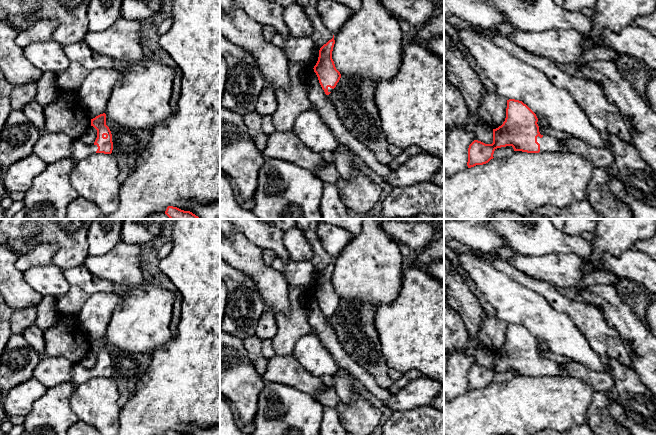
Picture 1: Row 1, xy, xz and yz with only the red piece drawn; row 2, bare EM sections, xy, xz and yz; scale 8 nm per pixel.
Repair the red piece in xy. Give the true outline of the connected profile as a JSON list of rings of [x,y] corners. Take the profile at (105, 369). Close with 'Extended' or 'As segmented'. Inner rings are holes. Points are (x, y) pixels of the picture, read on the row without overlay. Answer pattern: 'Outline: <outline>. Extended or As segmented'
Outline: [[[106,338],[91,343],[91,350],[97,354],[97,362],[92,369],[87,369],[80,362],[71,369],[72,384],[78,386],[94,377],[111,378],[113,374],[112,358],[106,349]]]. Extended

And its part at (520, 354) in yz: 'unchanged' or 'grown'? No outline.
grown

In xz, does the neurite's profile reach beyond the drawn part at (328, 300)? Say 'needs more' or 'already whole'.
needs more

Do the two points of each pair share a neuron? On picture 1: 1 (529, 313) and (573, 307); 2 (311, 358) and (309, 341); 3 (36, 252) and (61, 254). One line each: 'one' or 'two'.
1: two
2: one
3: two

